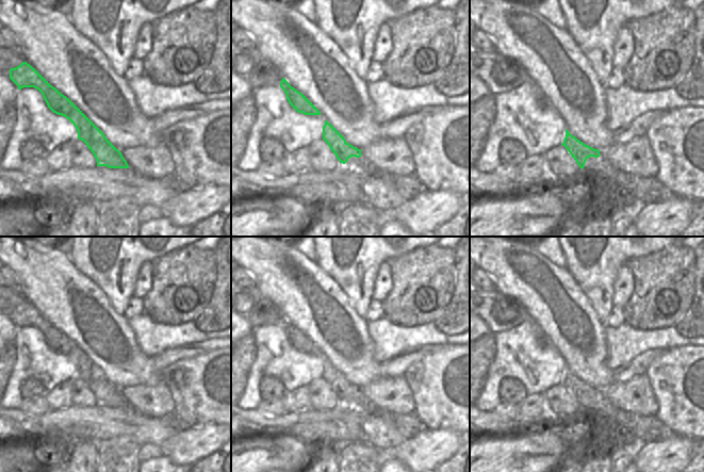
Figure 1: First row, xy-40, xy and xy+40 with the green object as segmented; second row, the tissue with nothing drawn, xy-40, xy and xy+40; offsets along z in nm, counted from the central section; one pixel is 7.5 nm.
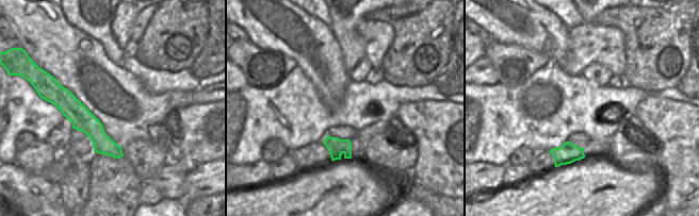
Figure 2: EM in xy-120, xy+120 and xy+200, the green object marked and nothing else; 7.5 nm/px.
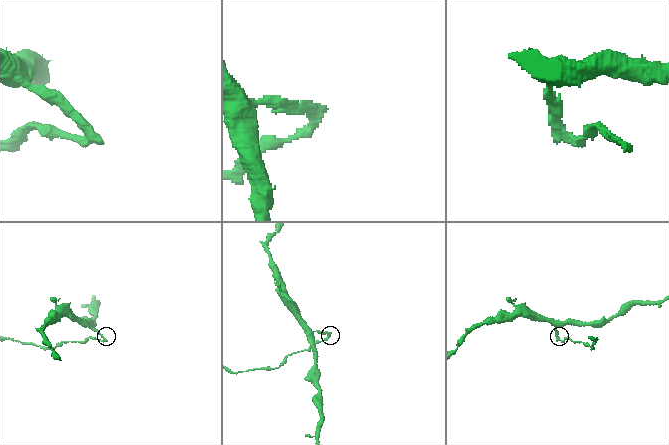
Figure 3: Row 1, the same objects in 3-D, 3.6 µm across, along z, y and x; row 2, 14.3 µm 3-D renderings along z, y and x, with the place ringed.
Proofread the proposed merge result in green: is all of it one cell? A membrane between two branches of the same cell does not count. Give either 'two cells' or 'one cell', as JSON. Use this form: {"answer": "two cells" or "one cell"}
{"answer": "two cells"}

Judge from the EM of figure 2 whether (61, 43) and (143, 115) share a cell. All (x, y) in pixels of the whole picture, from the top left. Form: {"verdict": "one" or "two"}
{"verdict": "one"}

